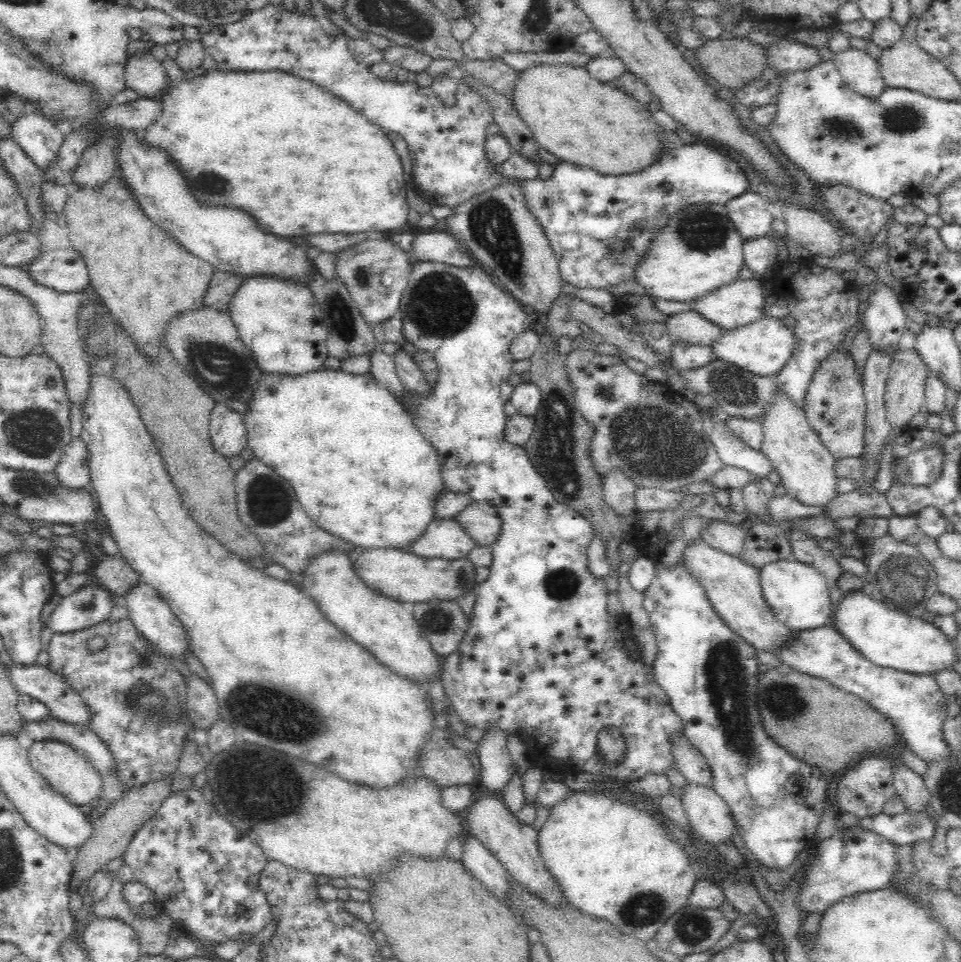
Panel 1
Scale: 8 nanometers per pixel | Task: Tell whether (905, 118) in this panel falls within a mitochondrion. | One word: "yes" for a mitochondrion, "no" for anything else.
yes

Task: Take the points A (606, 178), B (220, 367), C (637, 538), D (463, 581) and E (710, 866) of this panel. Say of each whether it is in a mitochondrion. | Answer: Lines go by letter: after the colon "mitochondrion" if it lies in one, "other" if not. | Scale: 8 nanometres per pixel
A: other
B: mitochondrion
C: other
D: mitochondrion
E: other

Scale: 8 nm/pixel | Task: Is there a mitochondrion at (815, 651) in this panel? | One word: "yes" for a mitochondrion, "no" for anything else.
no

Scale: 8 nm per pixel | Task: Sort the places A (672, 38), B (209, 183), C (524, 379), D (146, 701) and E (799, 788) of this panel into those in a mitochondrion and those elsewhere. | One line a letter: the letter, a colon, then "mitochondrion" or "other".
A: other
B: mitochondrion
C: other
D: mitochondrion
E: other

